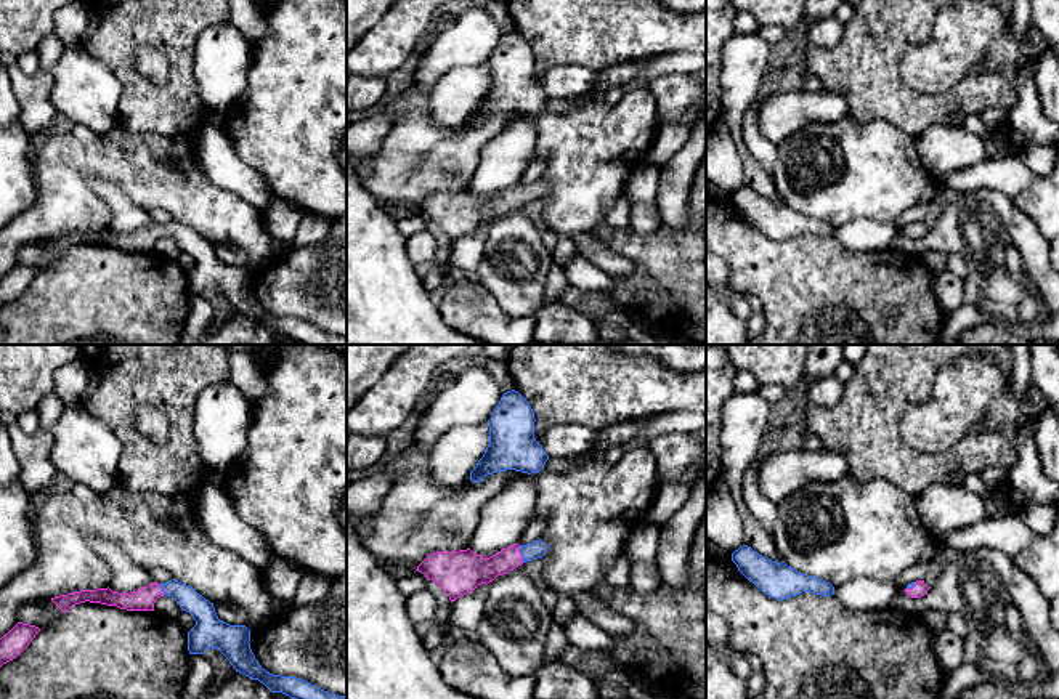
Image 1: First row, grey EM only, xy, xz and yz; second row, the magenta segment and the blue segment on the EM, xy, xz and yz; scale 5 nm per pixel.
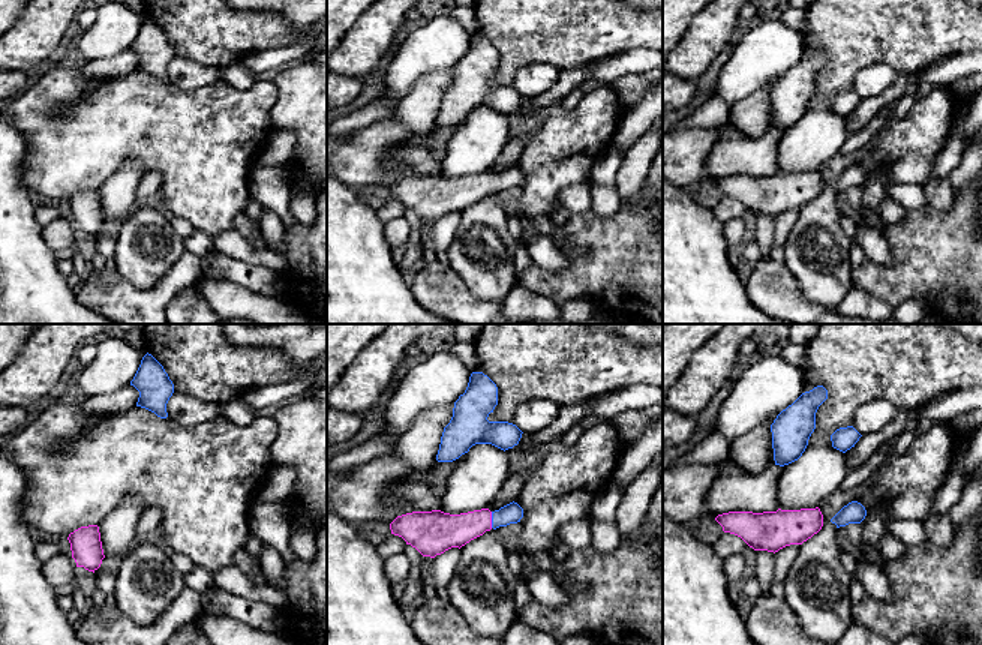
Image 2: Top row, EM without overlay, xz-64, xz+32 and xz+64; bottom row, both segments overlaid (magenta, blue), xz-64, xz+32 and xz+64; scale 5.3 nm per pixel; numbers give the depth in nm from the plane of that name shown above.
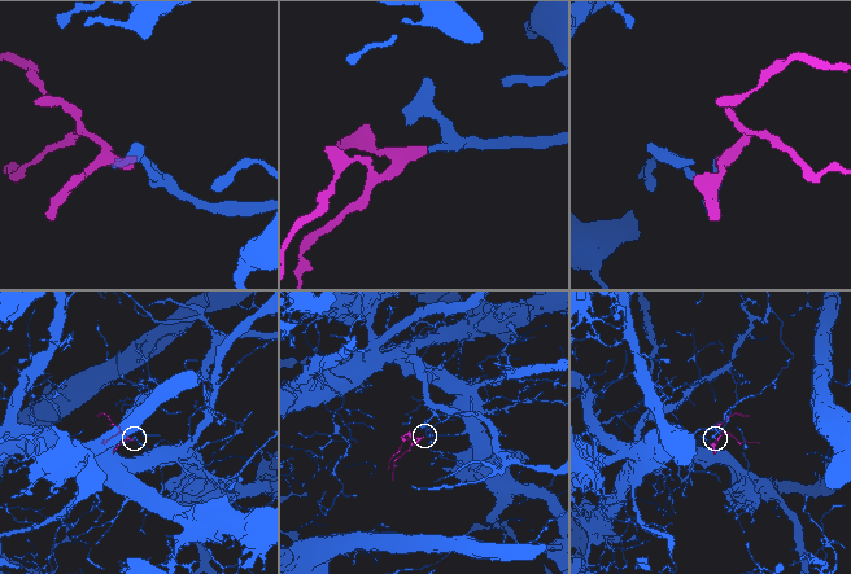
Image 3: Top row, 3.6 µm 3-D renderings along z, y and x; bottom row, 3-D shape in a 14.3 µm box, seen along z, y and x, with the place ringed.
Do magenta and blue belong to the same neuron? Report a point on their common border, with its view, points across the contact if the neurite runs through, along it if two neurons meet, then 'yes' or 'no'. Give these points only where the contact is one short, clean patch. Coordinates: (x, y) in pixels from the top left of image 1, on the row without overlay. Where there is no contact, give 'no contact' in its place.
contact xz (520, 194); yes

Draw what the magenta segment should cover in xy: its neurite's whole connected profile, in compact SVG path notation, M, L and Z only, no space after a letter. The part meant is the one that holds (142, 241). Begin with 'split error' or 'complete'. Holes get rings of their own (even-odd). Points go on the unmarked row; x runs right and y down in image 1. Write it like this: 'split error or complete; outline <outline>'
split error; outline M175 220L167 224L152 223L136 232L119 234L108 229L80 231L51 239L67 253L72 247L90 242L117 247L127 252L154 252L160 237L172 237L193 257L196 266L188 273L189 295L204 295L207 289L218 290L236 313L263 324L271 333L282 333L300 345L347 345L347 337L331 335L306 321L281 317L266 313L250 290L250 271L245 266L229 266L218 260L213 244Z

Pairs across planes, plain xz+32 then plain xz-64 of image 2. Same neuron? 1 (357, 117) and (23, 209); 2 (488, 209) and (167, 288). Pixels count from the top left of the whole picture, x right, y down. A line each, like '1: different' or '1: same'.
1: same
2: different

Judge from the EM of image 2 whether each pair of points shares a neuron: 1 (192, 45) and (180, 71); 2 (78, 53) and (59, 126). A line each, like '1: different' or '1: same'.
1: different
2: different

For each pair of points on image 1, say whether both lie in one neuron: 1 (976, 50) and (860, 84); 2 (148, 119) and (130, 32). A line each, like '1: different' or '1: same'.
1: different
2: same

